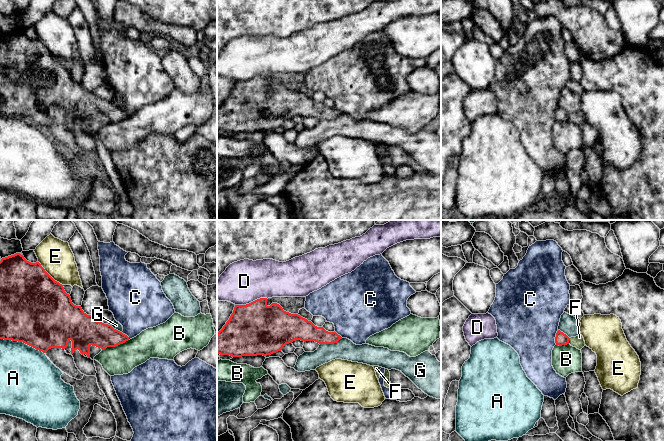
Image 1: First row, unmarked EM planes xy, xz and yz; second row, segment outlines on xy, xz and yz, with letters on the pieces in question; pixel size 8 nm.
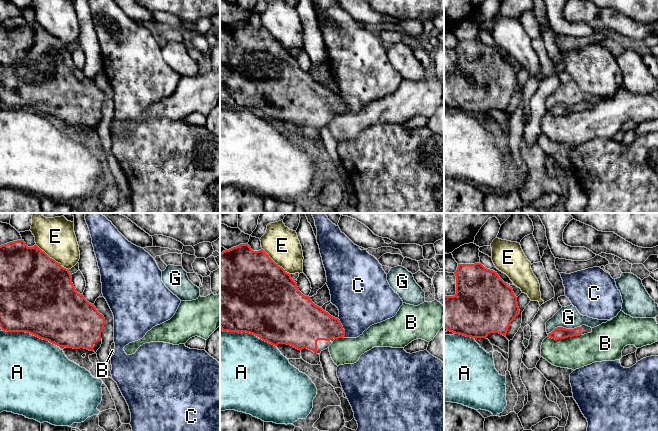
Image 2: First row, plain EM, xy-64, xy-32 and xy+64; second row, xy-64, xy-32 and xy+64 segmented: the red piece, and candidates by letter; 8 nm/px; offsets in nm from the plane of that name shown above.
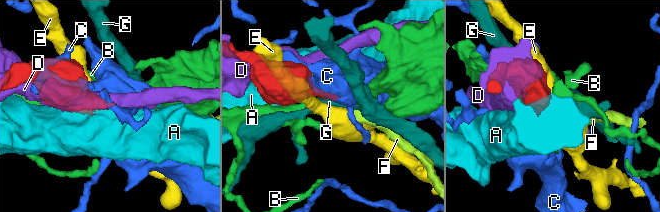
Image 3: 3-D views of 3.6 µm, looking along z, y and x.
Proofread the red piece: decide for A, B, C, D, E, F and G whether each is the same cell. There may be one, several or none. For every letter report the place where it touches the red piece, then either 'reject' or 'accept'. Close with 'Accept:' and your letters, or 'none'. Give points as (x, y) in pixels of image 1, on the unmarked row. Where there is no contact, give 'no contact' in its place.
A: xy (22, 117) | reject
B: xy (115, 121) | reject
C: yz (555, 113) | reject
D: xz (251, 78) | reject
E: xy (48, 50) | reject
F: yz (568, 117) | accept
G: xz (331, 119) | reject
Accept: F

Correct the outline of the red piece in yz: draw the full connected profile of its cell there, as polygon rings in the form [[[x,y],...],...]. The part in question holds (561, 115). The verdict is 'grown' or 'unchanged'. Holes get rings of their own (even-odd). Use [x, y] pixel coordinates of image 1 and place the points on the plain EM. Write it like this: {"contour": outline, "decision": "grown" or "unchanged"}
{"contour": [[[558,106],[556,109],[555,119],[559,122],[570,120],[571,122],[576,123],[579,126],[581,126],[585,122],[585,117],[581,110],[576,113],[569,114],[560,106]]], "decision": "grown"}

